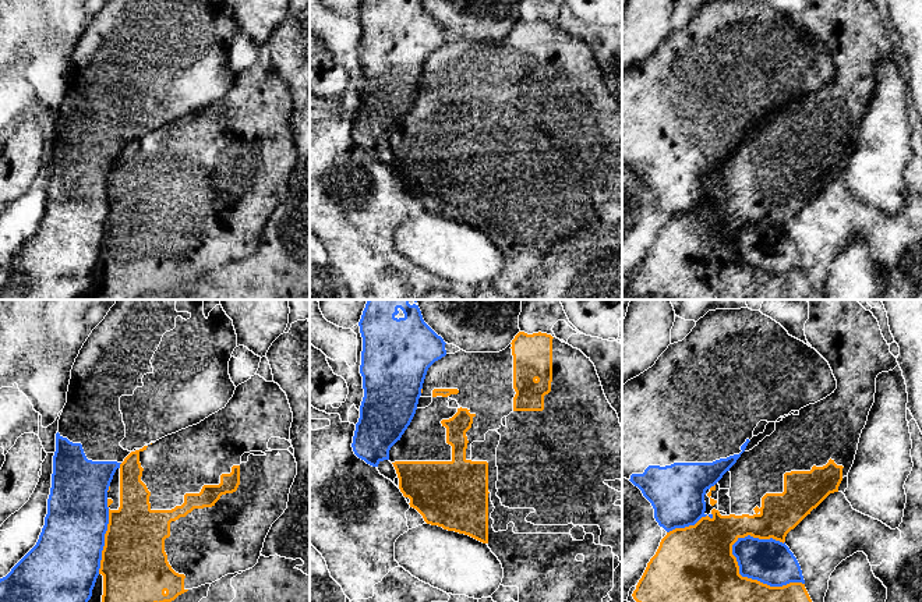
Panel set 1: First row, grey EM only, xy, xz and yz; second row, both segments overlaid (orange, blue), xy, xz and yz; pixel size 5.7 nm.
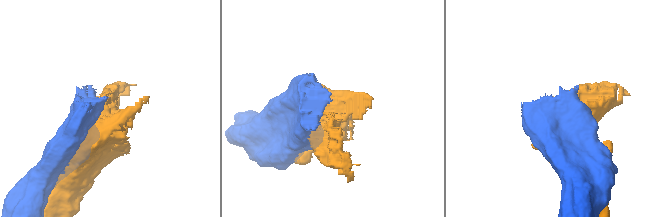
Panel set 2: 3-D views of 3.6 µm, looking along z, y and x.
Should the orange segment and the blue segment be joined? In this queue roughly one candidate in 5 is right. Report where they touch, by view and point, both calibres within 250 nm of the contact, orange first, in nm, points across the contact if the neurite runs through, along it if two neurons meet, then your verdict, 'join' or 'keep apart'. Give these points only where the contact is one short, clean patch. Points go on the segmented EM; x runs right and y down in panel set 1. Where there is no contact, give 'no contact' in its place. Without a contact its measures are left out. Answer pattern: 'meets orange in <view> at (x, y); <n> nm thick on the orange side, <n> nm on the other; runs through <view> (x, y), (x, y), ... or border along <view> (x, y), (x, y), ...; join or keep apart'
meets orange in yz at (756, 580); 300 nm thick on the orange side, 260 nm on the other; keep apart

